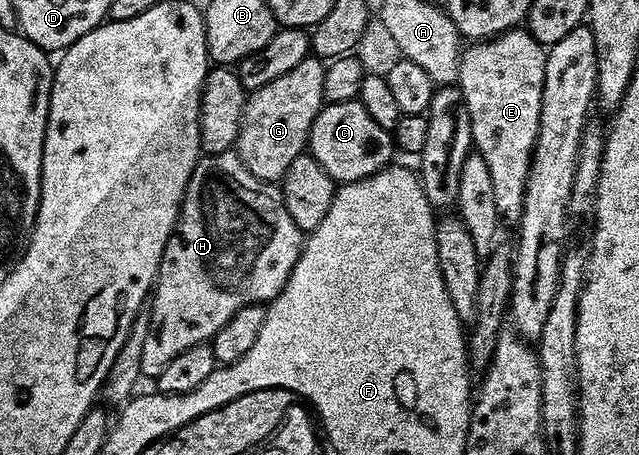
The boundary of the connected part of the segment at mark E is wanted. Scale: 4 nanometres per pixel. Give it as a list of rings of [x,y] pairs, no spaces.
[[[524,28],[473,41],[460,55],[458,87],[469,113],[472,146],[490,170],[497,212],[505,223],[519,223],[522,216],[532,149],[540,127],[547,59],[547,49]]]

